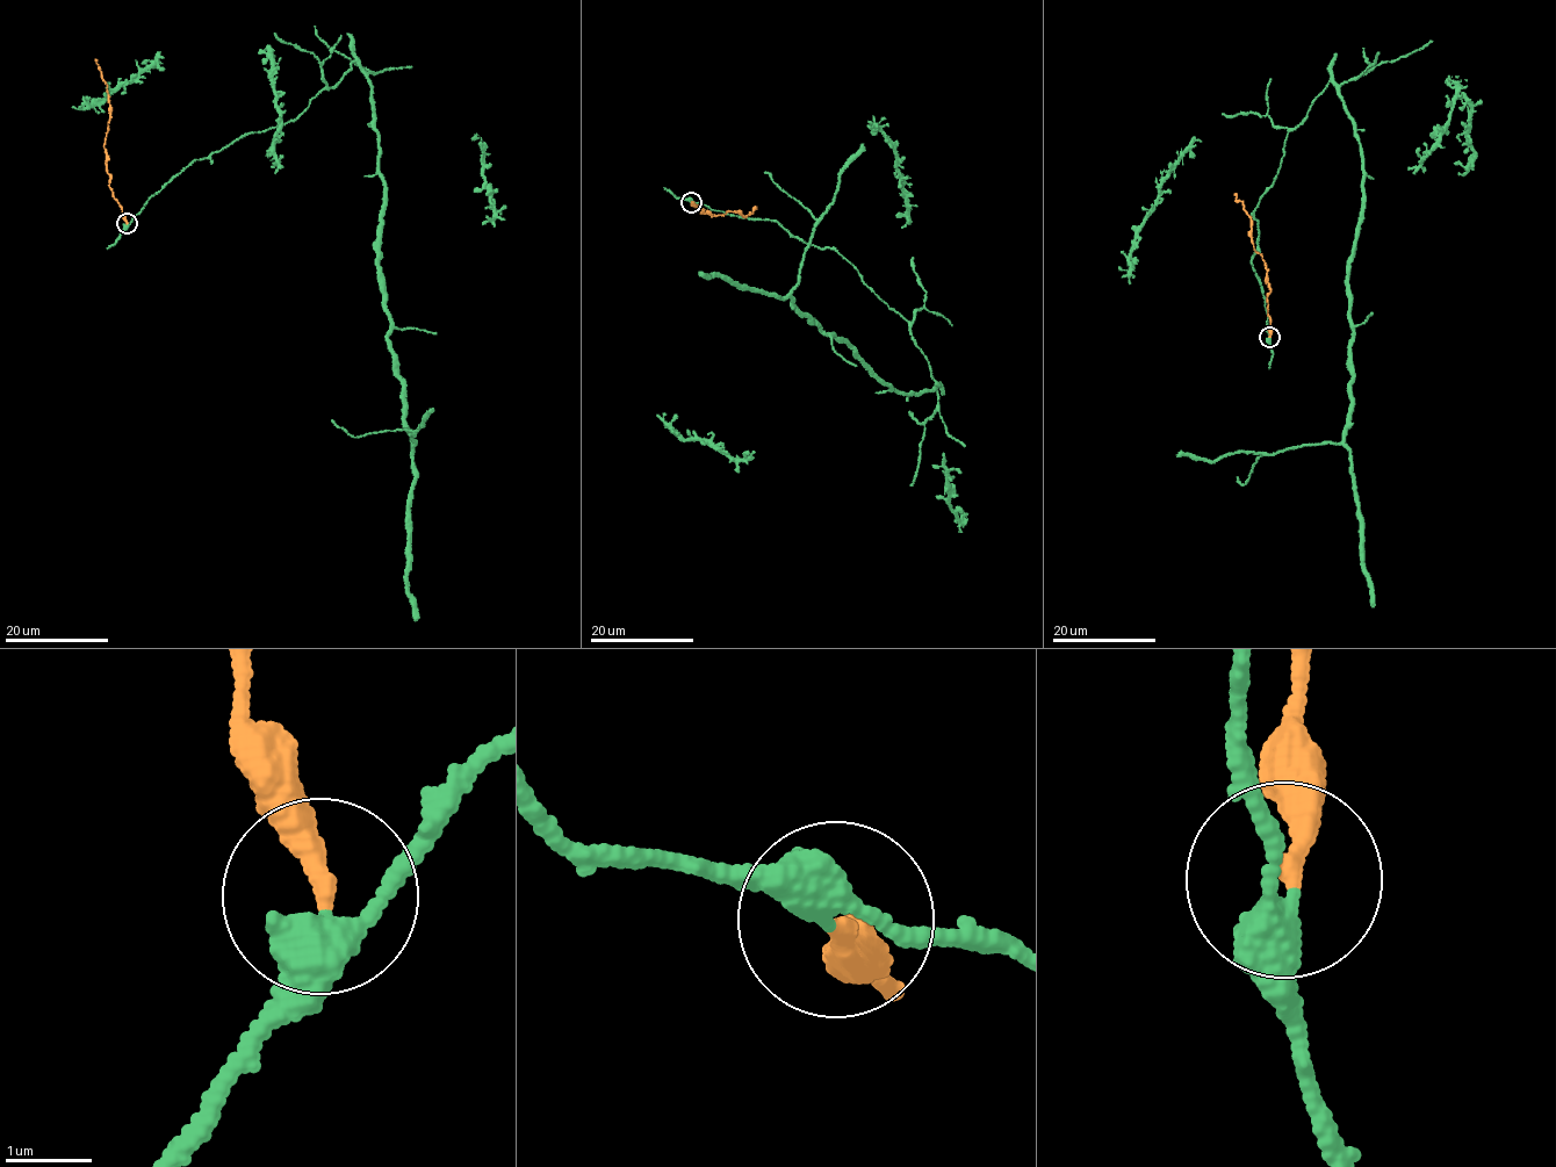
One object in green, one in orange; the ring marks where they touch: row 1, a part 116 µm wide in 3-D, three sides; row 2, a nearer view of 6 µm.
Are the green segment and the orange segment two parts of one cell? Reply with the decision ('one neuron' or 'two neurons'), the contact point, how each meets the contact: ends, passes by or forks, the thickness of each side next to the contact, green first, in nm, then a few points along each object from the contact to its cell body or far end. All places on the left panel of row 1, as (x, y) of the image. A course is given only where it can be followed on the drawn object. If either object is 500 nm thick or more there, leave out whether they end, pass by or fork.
two neurons; place (127, 223); green passes by; orange ends; calibres 360 and 240 nm; course green (127, 224), (189, 164), (289, 122), (355, 60), (364, 71), (384, 186), (388, 348), (413, 446), (416, 621); course orange (125, 223), (122, 207), (109, 186), (103, 143), (109, 117), (108, 92), (95, 59)

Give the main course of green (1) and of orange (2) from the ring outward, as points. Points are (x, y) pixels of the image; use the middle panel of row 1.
1: (691, 202), (775, 221), (833, 249), (908, 322), (936, 387), (899, 393), (787, 295), (698, 274)
2: (691, 201), (703, 213), (714, 216), (734, 210), (746, 217), (757, 207)

